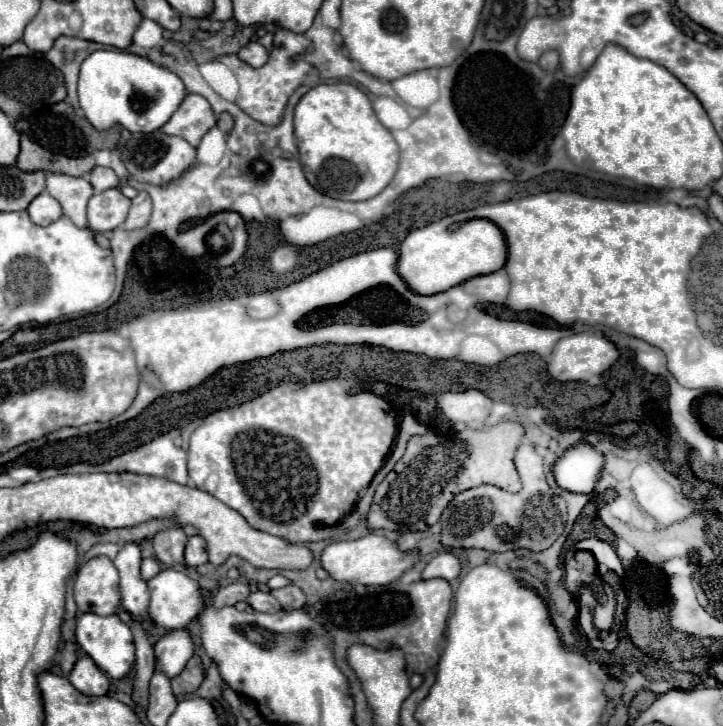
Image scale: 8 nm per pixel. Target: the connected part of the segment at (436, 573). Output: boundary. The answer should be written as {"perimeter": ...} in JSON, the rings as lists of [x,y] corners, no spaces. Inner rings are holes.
{"perimeter":[[[440,552],[436,554],[428,564],[426,568],[422,570],[422,578],[424,580],[432,580],[432,578],[444,578],[444,580],[454,580],[456,576],[460,574],[460,560],[450,554],[450,552]],[[458,566],[458,570],[456,570]]]}

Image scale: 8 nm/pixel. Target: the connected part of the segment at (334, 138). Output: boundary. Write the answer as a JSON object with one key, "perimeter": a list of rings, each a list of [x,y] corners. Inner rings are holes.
{"perimeter":[[[346,82],[320,84],[308,90],[294,108],[294,138],[298,146],[298,160],[302,164],[306,180],[310,182],[312,188],[316,188],[320,194],[326,194],[330,198],[350,200],[350,202],[374,198],[390,184],[390,180],[396,174],[396,166],[400,158],[398,144],[392,138],[390,130],[386,130],[378,122],[370,98],[352,84]]]}

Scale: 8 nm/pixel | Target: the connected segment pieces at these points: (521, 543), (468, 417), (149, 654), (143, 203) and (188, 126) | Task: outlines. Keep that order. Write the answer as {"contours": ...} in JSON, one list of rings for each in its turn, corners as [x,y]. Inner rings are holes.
{"contours":[[[[522,444],[514,458],[516,470],[520,474],[522,490],[516,494],[504,492],[496,486],[478,486],[454,496],[454,500],[444,508],[440,522],[442,534],[440,542],[446,548],[482,548],[490,552],[508,550],[532,550],[542,552],[554,544],[554,540],[564,532],[566,506],[556,504],[556,496],[550,492],[542,470],[542,456],[528,444]]],[[[466,390],[456,394],[454,392],[438,394],[438,406],[450,422],[484,424],[492,412],[494,402],[478,390]]],[[[132,624],[132,632],[134,632],[134,644],[136,644],[132,700],[136,702],[136,706],[146,708],[148,706],[148,684],[154,674],[154,652],[152,652],[152,644],[148,642],[146,632],[140,624]]],[[[138,192],[138,196],[132,200],[126,222],[120,228],[122,230],[140,230],[150,222],[150,214],[152,214],[150,196],[146,192]]],[[[188,94],[172,118],[160,128],[160,132],[170,136],[180,136],[192,146],[198,146],[202,136],[216,126],[216,116],[204,96]]]]}

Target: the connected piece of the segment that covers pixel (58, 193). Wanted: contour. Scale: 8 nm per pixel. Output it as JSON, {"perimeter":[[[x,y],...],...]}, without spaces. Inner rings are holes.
{"perimeter":[[[46,174],[46,190],[50,196],[54,196],[60,202],[64,216],[68,216],[78,228],[88,228],[86,206],[94,190],[86,178]]]}

